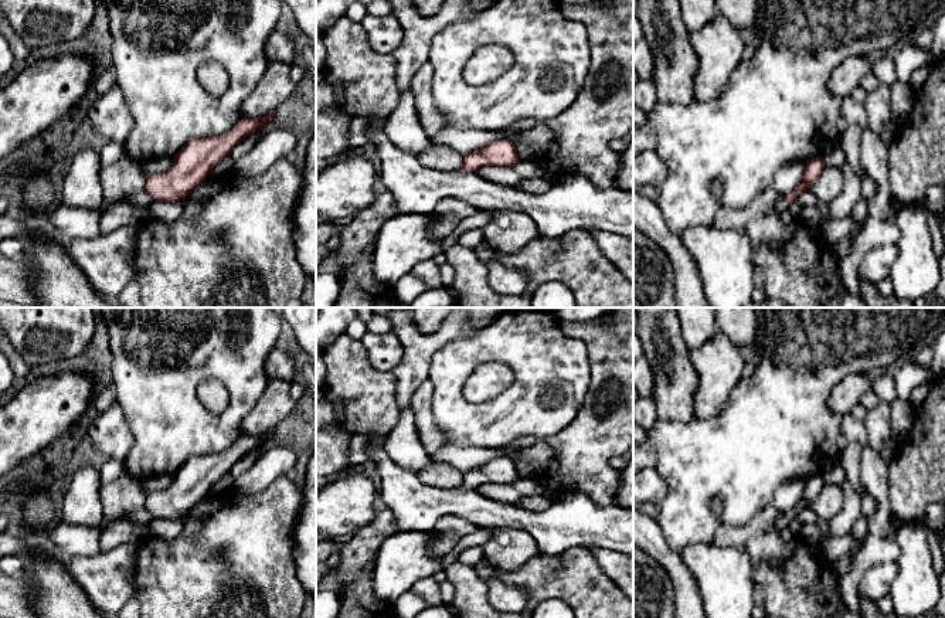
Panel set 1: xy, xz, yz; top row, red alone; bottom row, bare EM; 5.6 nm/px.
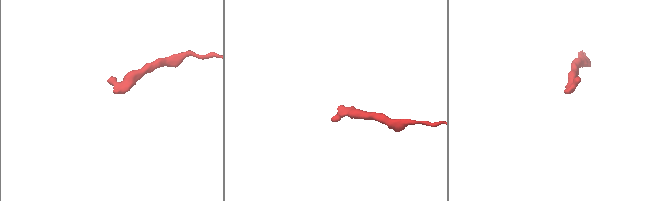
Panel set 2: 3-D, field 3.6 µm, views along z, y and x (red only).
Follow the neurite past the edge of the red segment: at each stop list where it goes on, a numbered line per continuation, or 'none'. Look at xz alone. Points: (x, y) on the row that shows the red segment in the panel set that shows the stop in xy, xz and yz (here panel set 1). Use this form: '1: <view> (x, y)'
none

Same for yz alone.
1: yz (779, 204)

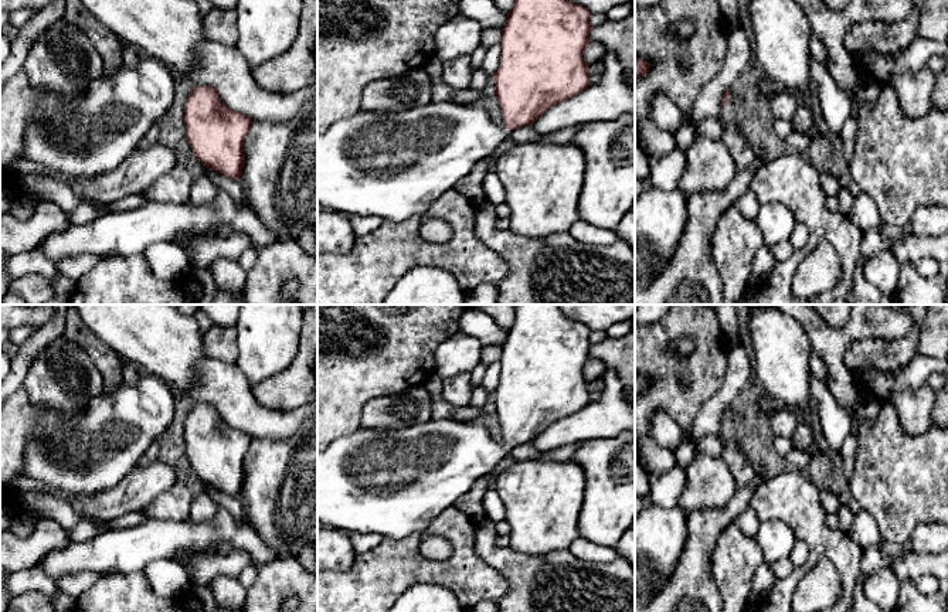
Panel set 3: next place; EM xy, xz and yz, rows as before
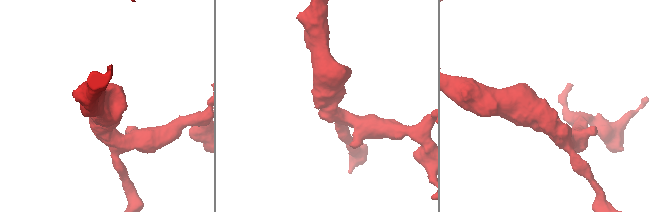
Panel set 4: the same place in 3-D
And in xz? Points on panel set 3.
1: xz (393, 166)

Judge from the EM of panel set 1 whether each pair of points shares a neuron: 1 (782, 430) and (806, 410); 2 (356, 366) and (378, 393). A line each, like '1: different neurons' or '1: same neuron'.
1: same neuron
2: same neuron

